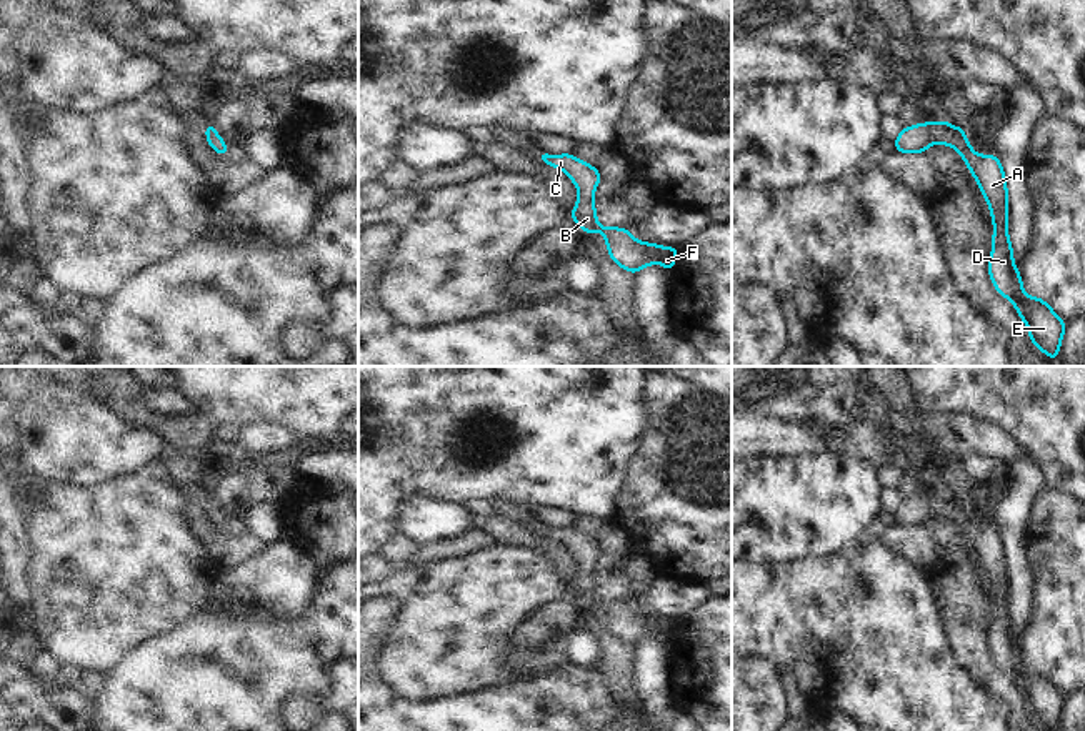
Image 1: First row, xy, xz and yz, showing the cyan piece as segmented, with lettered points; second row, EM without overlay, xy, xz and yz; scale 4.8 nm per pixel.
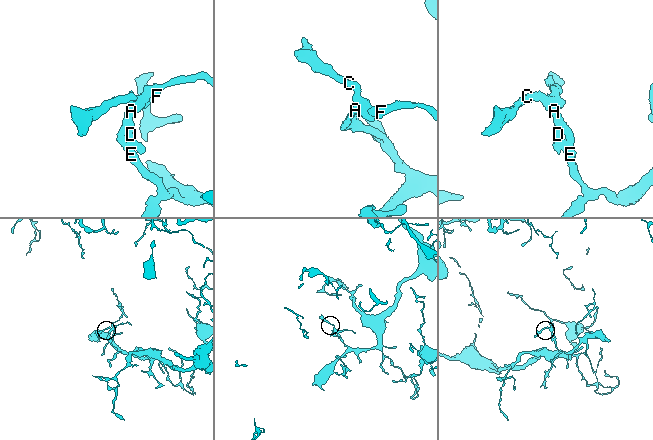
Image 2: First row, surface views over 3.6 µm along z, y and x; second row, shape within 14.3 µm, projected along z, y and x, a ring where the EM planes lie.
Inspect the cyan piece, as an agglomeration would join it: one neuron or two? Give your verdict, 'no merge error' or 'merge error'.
no merge error

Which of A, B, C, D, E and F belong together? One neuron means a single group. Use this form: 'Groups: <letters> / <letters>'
Groups: A B C D E F

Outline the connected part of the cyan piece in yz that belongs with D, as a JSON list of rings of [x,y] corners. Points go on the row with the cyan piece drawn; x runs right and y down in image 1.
[[[945,120],[905,127],[893,143],[897,153],[922,153],[937,142],[960,153],[990,206],[993,236],[988,275],[992,285],[1003,298],[1013,303],[1018,316],[1028,326],[1028,340],[1033,341],[1035,348],[1057,361],[1067,323],[1047,301],[1025,295],[1008,238],[1008,188],[1000,158],[997,155],[978,155],[968,143],[965,130]]]

